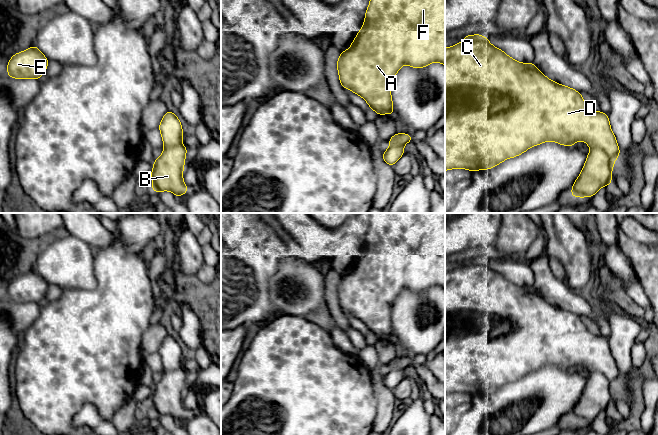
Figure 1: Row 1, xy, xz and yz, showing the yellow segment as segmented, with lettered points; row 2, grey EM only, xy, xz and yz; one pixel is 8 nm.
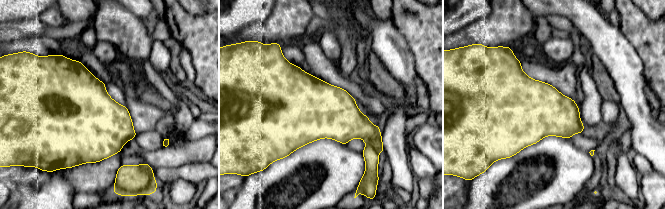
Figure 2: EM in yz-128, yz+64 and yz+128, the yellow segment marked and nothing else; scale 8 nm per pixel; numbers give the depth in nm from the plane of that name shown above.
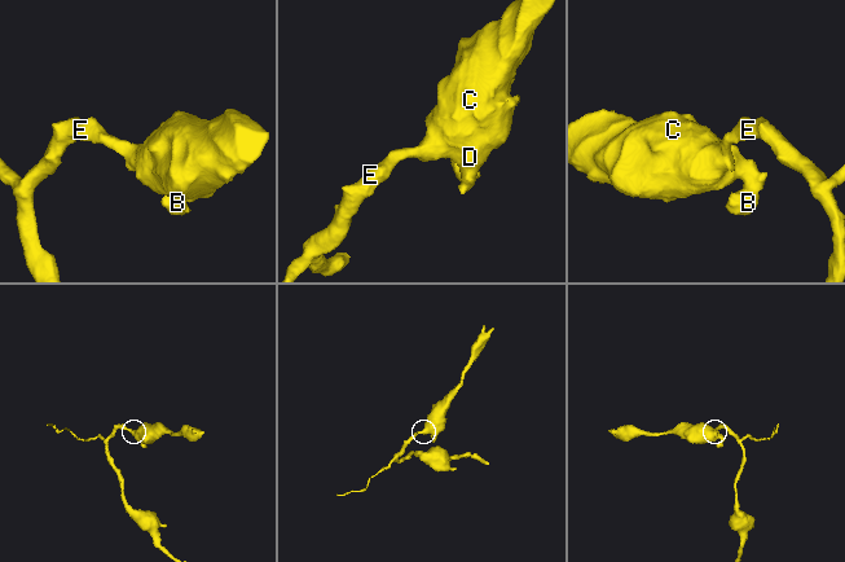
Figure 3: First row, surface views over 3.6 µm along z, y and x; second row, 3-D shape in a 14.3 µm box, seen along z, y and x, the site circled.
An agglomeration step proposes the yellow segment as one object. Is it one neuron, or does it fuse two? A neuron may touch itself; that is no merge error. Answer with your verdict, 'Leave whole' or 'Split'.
Split

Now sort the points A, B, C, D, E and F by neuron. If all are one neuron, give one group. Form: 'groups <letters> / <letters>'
groups A C D E F / B

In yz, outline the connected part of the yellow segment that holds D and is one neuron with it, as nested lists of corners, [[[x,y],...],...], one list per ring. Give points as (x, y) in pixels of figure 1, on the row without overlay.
[[[479,258],[466,259],[462,266],[445,272],[445,395],[487,394],[543,366],[573,370],[580,364],[590,372],[602,372],[613,386],[619,381],[608,338],[591,334],[580,316],[550,304],[534,287],[514,284]]]

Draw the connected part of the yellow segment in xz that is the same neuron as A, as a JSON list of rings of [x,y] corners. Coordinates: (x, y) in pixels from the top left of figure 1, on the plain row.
[[[370,213],[370,228],[366,233],[365,244],[361,254],[357,257],[348,274],[342,275],[337,285],[339,304],[344,313],[350,313],[361,320],[378,339],[388,337],[393,339],[393,326],[391,313],[396,297],[403,289],[413,292],[423,292],[427,289],[439,286],[445,289],[445,213]]]

